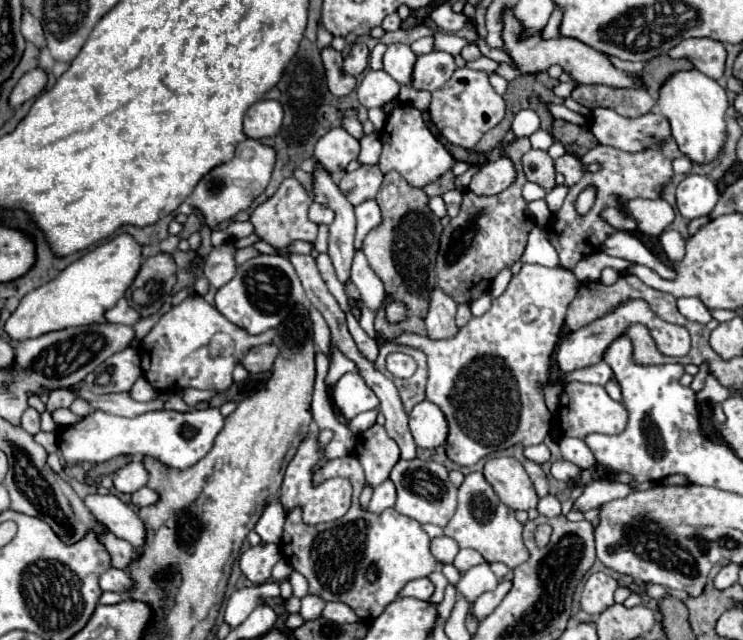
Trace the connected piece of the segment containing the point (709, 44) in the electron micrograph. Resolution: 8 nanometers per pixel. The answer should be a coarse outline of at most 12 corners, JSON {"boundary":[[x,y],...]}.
{"boundary":[[683,39],[669,57],[685,57],[719,79],[727,53],[715,39]]}

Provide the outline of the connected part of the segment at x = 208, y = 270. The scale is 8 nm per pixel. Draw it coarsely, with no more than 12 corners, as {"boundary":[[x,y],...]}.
{"boundary":[[231,243],[215,247],[203,275],[219,289],[235,275]]}

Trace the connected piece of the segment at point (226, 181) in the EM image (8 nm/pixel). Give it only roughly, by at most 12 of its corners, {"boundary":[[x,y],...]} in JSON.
{"boundary":[[237,145],[197,183],[189,203],[209,227],[233,219],[267,189],[273,147]]}

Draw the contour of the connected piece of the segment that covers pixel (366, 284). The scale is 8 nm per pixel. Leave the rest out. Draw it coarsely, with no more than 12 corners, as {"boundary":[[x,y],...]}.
{"boundary":[[363,251],[355,253],[351,281],[375,311],[375,273]]}

